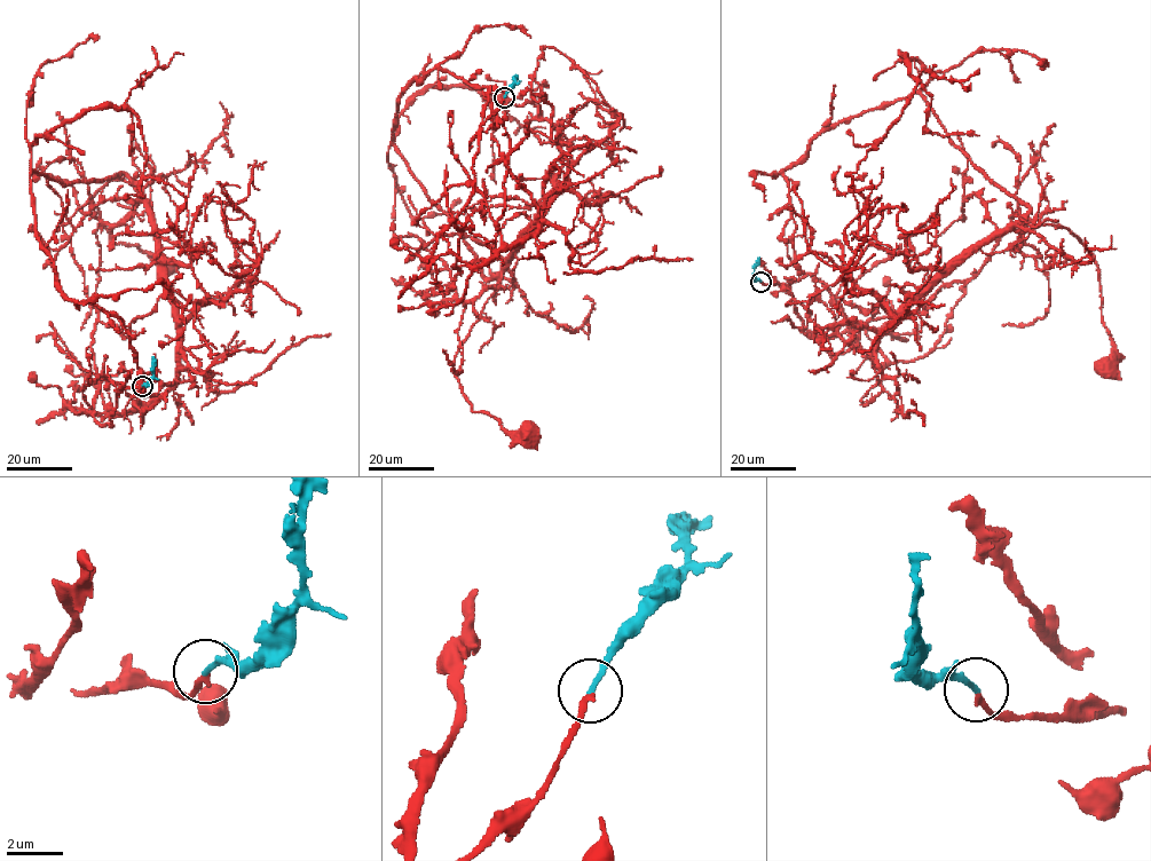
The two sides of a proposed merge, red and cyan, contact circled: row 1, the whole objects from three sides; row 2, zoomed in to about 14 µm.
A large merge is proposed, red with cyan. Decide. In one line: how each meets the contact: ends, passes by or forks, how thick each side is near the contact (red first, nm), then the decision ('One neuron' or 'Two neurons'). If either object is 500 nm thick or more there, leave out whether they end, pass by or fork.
At the ring red ends. At the ring cyan ends. Thickness 180 nm (red) against 190 nm. One neuron

